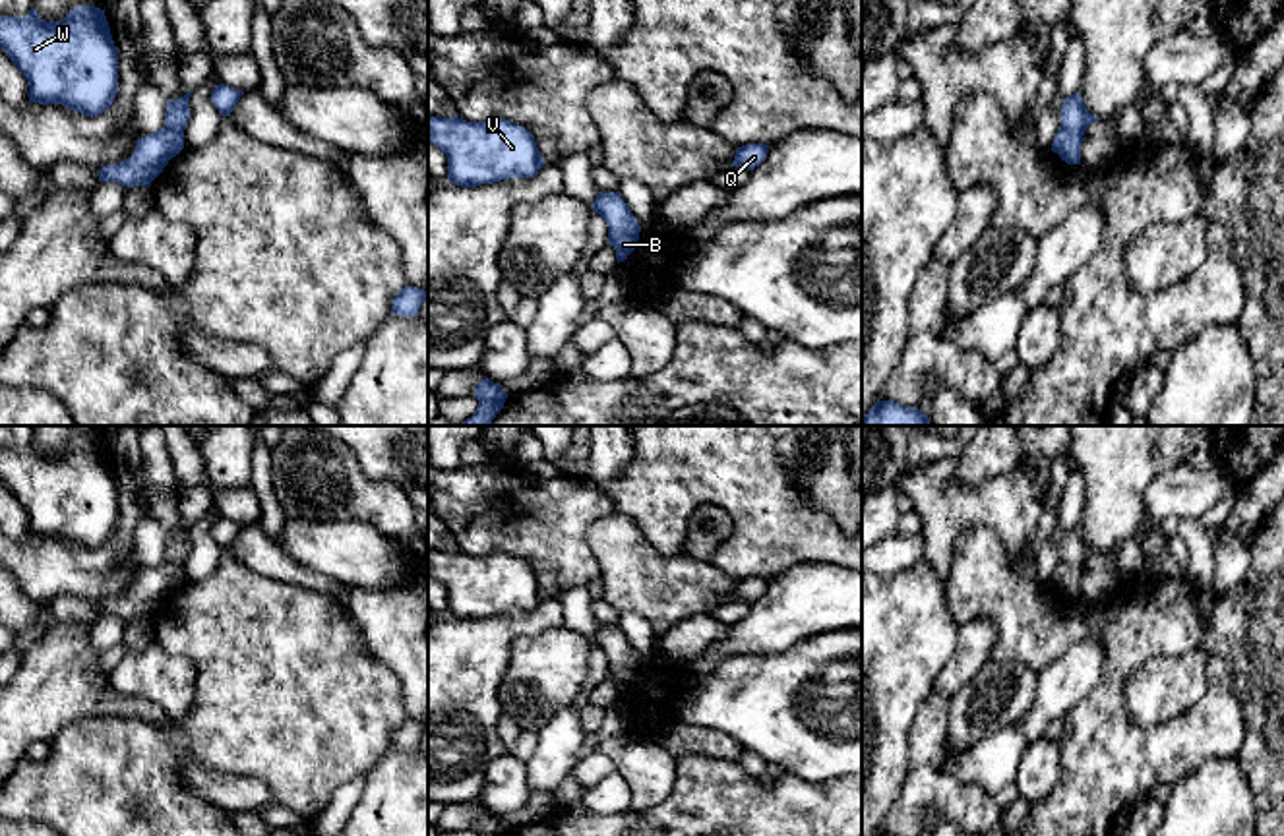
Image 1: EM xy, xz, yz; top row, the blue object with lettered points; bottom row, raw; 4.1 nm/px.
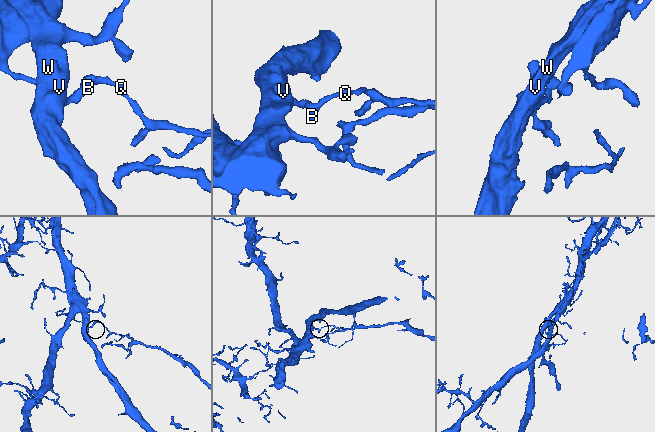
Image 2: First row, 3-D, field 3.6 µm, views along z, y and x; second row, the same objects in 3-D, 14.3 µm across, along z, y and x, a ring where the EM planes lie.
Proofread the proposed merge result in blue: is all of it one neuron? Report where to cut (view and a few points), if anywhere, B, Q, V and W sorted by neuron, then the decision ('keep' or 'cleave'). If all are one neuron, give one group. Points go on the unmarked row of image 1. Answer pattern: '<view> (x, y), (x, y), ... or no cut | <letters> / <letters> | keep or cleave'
yz (1062, 560), (1081, 569) | B Q / V W | cleave

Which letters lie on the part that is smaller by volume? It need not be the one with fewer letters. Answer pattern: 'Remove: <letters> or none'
Remove: B, Q

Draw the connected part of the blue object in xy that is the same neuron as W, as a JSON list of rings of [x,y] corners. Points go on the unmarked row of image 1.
[[[76,439],[60,455],[45,455],[33,441],[23,451],[0,449],[0,482],[25,509],[29,536],[97,550],[110,542],[118,526],[118,486],[101,441]]]

